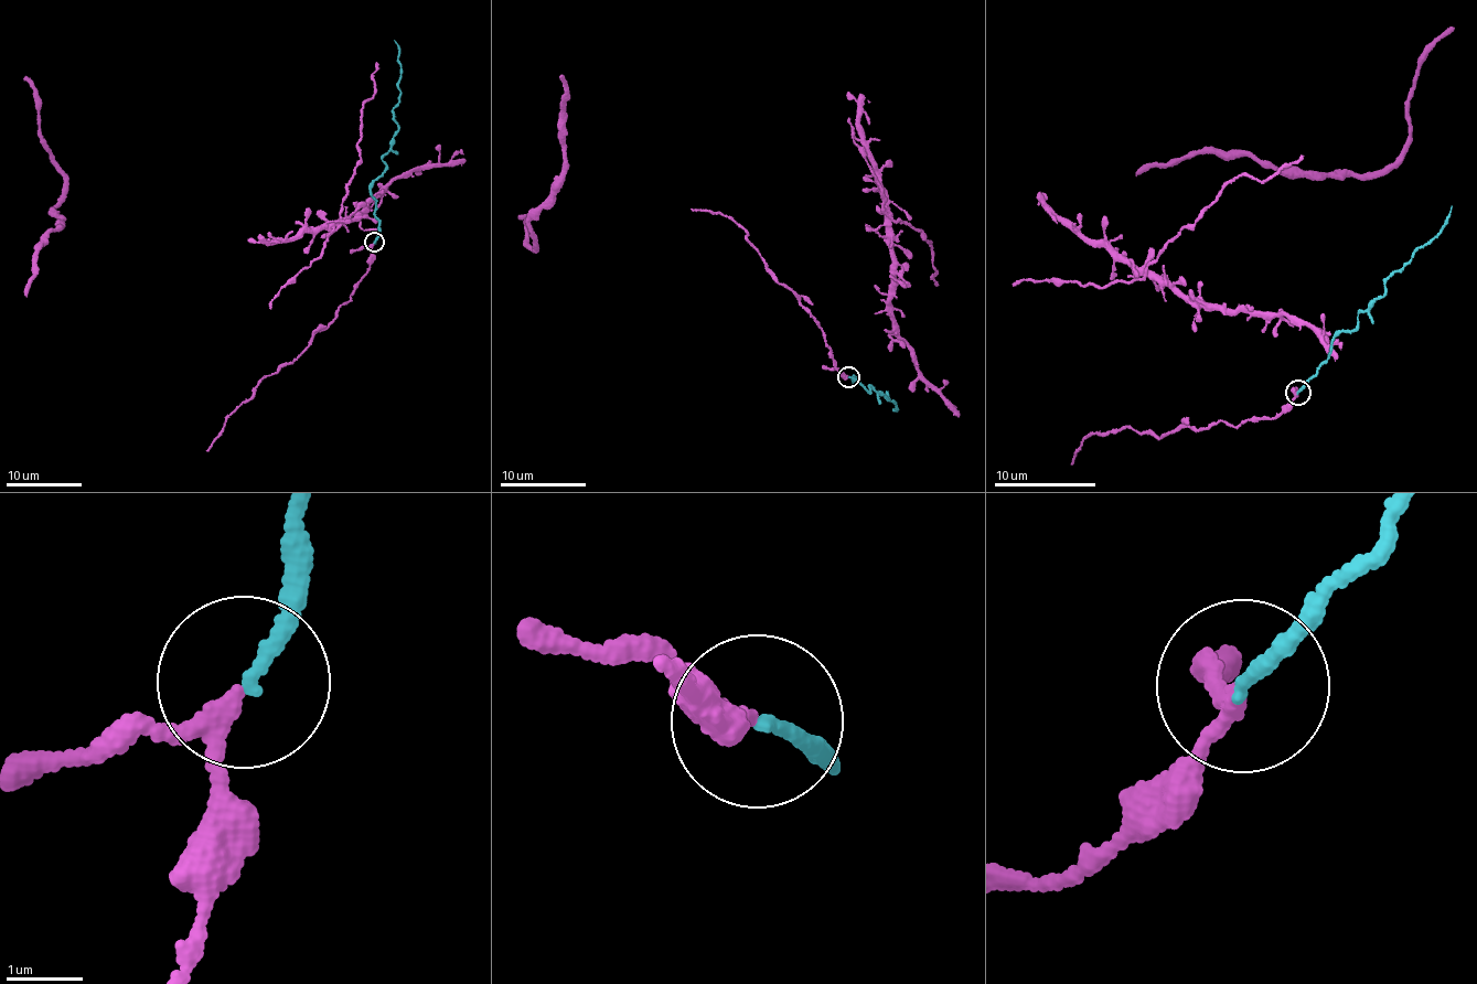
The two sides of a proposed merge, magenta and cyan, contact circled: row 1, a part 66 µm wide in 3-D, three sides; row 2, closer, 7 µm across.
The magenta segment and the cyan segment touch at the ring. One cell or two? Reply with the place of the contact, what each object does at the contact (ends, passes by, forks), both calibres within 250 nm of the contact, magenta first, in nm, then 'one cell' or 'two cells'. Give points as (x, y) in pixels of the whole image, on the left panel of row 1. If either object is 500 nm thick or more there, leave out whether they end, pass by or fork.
place (374, 242); magenta passes by; cyan ends; calibres 190 and 160 nm; one cell

